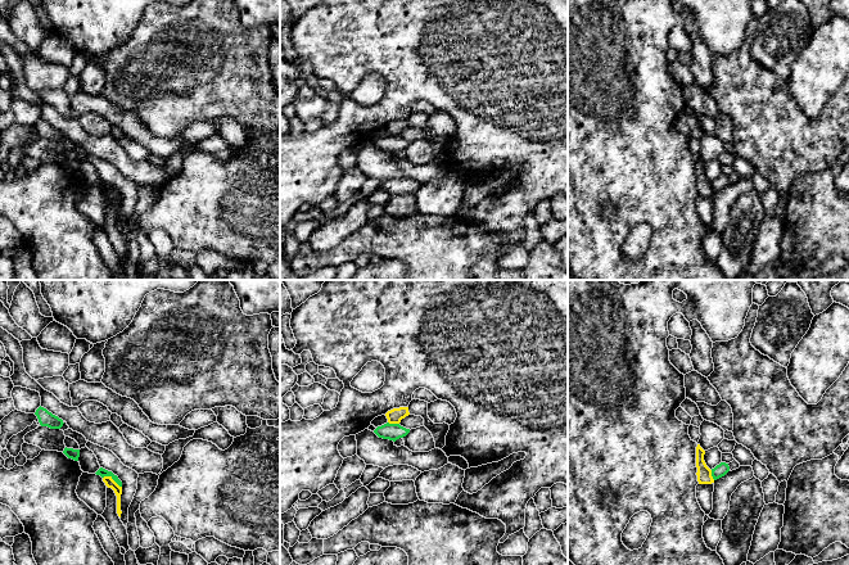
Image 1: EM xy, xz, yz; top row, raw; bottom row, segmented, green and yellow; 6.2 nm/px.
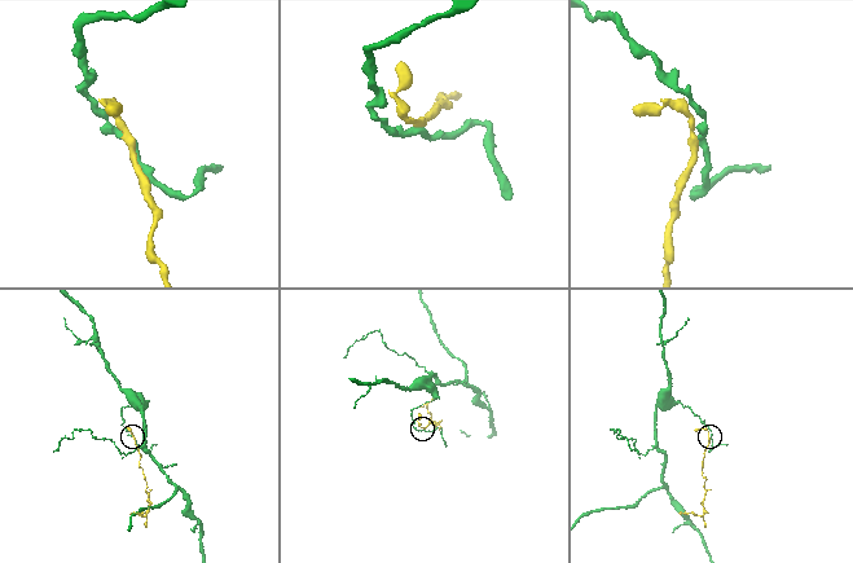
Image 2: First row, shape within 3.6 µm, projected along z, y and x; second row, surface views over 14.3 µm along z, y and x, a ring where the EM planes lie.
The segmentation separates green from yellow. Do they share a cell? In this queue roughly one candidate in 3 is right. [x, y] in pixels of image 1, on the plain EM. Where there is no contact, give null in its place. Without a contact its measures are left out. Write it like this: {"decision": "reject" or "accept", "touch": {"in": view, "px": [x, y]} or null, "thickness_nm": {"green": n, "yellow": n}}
{"decision": "reject", "touch": {"in": "xy", "px": [112, 190]}, "thickness_nm": {"green": 50, "yellow": 60}}

